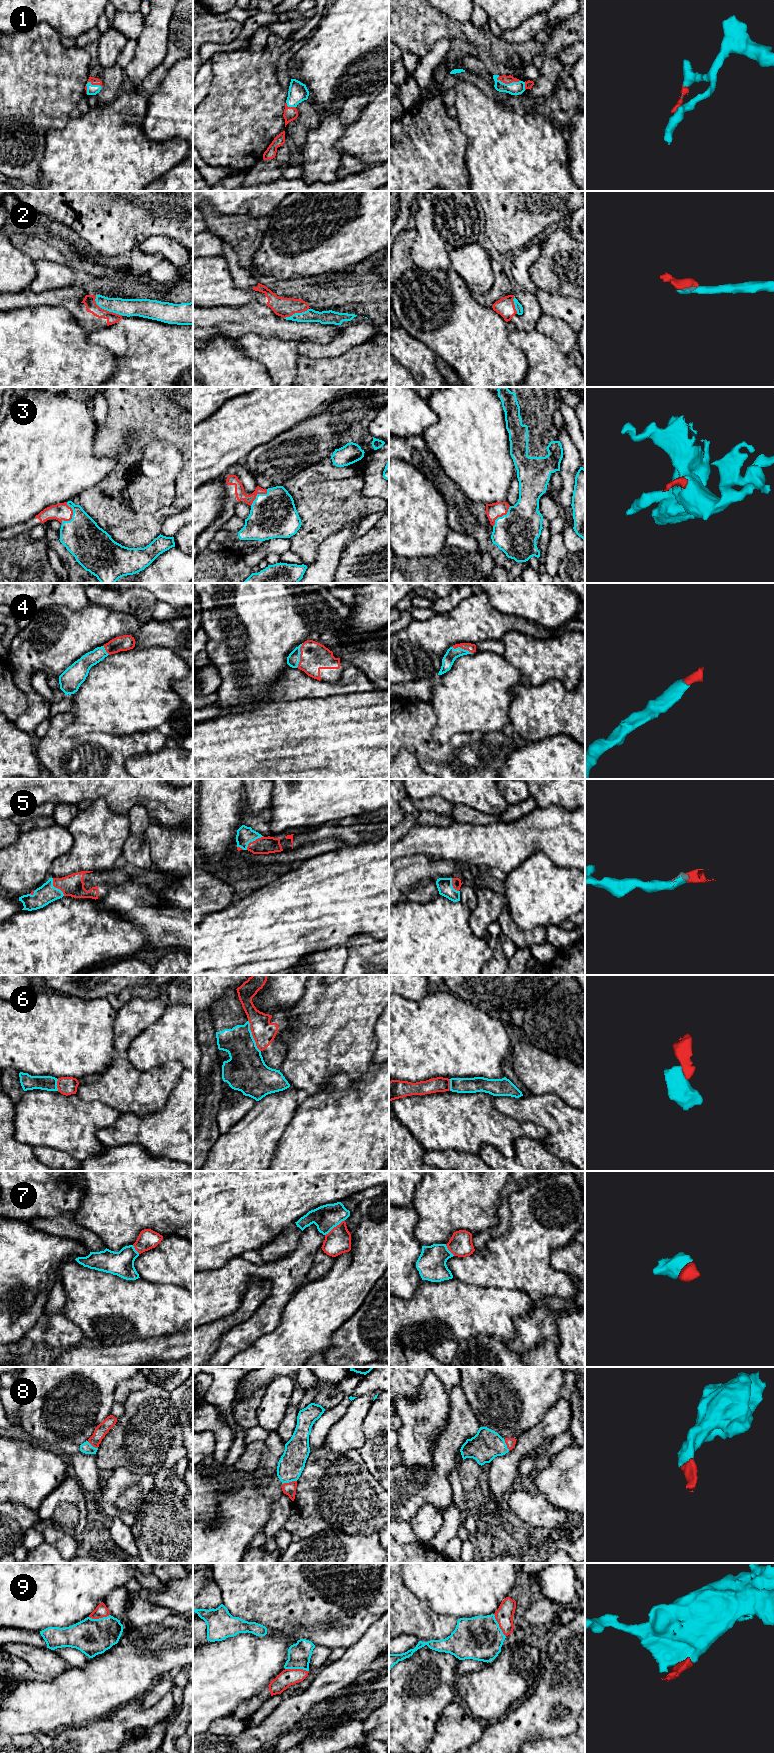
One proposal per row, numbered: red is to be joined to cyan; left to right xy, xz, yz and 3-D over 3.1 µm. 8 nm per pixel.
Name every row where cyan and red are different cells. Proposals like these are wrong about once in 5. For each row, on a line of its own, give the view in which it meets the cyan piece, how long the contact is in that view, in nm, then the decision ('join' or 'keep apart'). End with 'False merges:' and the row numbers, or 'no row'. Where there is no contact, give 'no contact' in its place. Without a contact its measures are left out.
1: yz | 200 nm | join
2: xy | 280 nm | join
3: xy | 200 nm | join
4: xz | 200 nm | join
5: xy | 170 nm | join
6: xz | 280 nm | keep apart
7: xz | 200 nm | join
8: xz | 120 nm | join
9: xz | 190 nm | join
False merges: 6

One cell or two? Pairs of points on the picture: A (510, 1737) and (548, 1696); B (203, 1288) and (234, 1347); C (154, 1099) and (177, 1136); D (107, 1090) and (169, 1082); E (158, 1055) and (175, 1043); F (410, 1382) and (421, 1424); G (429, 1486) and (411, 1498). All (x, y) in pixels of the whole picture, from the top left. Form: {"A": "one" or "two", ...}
{"A": "one", "B": "one", "C": "two", "D": "one", "E": "one", "F": "two", "G": "one"}

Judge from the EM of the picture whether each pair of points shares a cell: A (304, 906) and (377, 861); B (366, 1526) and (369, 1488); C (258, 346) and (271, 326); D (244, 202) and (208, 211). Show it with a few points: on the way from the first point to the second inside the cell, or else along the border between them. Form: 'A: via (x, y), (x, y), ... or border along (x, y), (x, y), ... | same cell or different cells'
A: via (322, 903), (335, 895), (347, 891), (359, 879) | same cell
B: via (369, 1517), (369, 1497) | same cell
C: border along (241, 336), (257, 333), (275, 335), (288, 340) | different cells
D: border along (203, 201), (208, 203), (218, 213), (237, 215) | different cells

